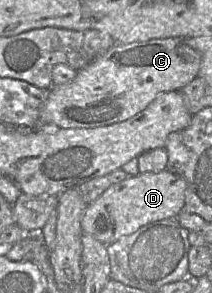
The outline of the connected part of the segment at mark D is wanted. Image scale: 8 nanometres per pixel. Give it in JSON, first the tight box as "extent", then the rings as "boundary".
{"extent":[81,169,186,246],"boundary":[[[167,169],[157,173],[147,172],[130,176],[111,185],[86,207],[81,218],[81,228],[106,246],[110,245],[149,223],[177,218],[185,206],[186,189],[185,180]]]}

